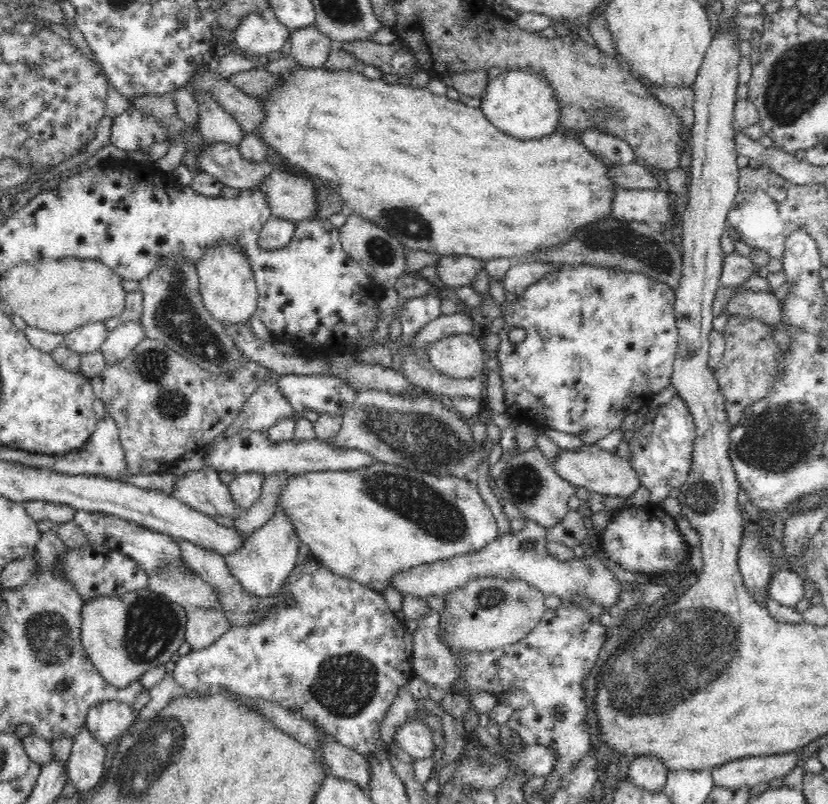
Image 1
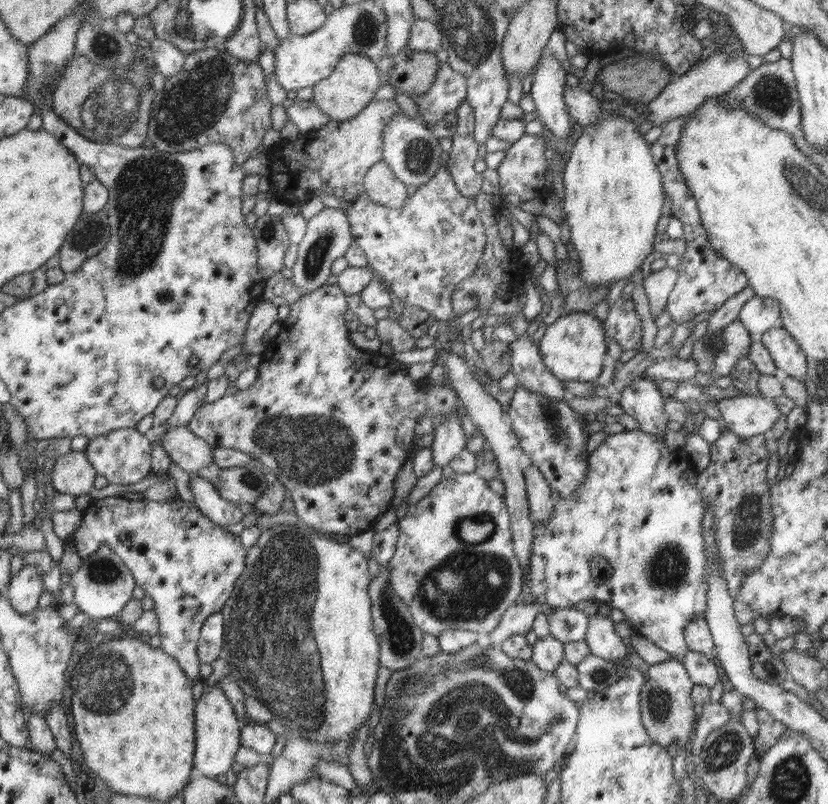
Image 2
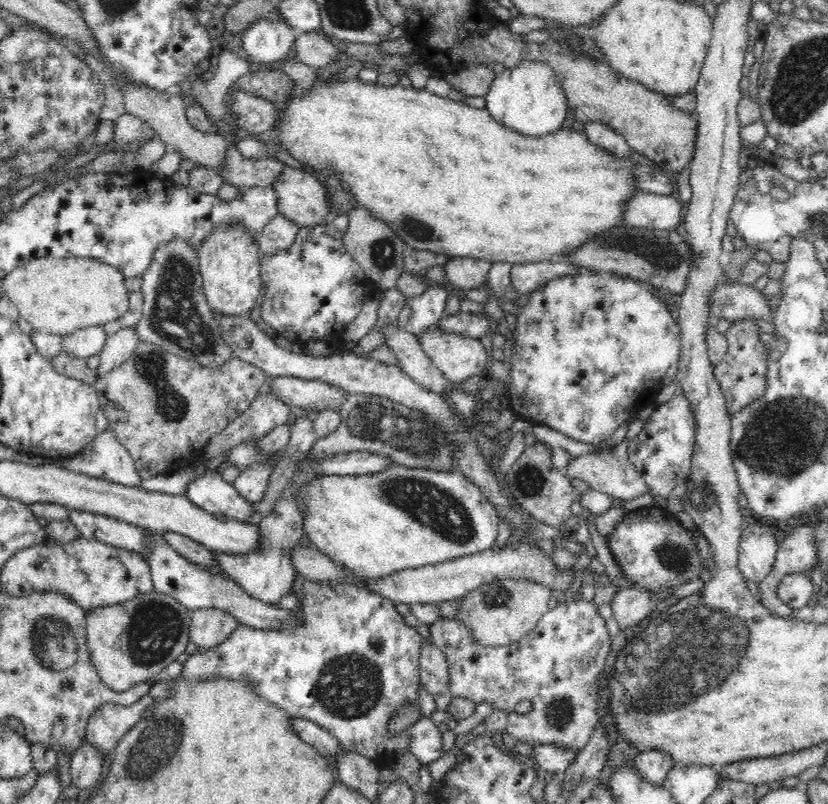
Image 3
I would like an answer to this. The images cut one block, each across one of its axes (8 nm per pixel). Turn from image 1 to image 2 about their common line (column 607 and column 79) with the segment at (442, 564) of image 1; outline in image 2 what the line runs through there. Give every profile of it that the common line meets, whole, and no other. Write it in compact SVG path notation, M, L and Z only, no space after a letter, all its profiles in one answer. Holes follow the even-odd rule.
M102 546L94 554L83 558L80 568L71 575L70 586L74 588L73 602L91 620L118 617L126 602L133 598L136 586L130 570L112 549Z

